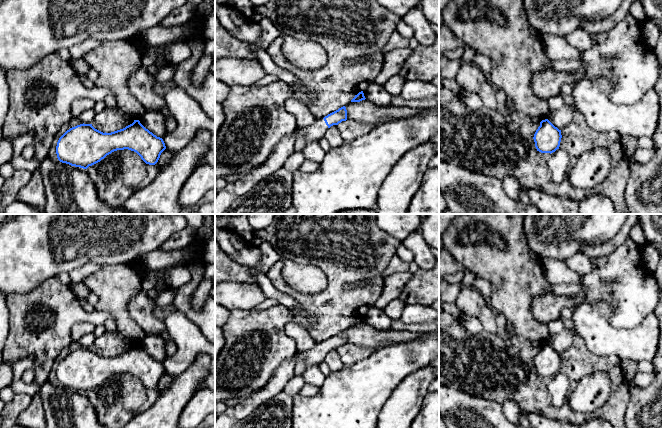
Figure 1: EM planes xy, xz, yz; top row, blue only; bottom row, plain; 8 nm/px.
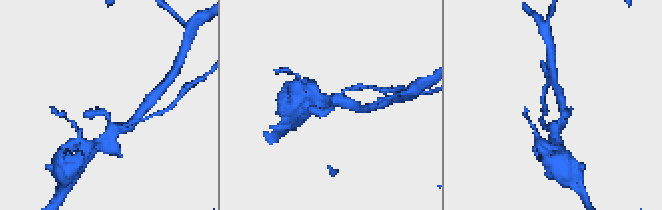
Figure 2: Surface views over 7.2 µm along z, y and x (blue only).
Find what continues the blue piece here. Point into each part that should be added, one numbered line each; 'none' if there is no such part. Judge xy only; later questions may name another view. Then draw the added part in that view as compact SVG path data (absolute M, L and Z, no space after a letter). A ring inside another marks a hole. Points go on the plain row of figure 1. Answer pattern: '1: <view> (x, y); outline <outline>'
none

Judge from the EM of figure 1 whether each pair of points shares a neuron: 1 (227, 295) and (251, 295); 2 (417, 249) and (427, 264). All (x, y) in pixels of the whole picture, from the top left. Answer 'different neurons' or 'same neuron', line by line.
1: same neuron
2: same neuron

